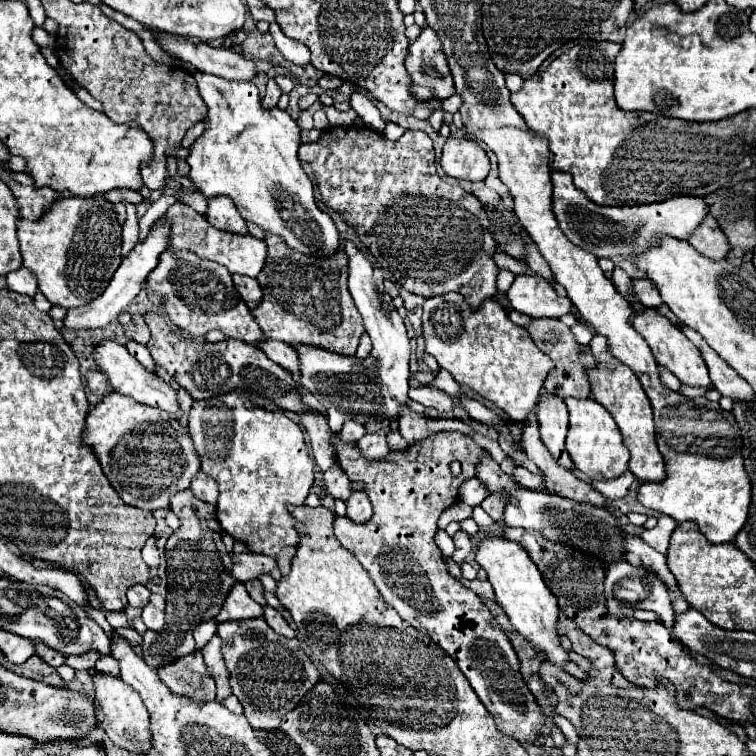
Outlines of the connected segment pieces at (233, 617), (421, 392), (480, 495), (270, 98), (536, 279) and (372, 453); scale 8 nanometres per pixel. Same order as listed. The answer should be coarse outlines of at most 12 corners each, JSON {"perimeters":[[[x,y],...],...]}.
{"perimeters":[[[242,583],[232,587],[218,623],[262,617]],[[432,385],[412,387],[408,397],[424,407],[452,411],[452,399]],[[476,477],[466,479],[458,499],[466,505],[480,505],[488,491]],[[274,79],[268,81],[262,105],[274,109],[282,91]],[[518,275],[506,295],[518,313],[562,317],[573,306],[540,275]],[[366,433],[358,441],[364,459],[382,461],[390,453],[384,435]]]}

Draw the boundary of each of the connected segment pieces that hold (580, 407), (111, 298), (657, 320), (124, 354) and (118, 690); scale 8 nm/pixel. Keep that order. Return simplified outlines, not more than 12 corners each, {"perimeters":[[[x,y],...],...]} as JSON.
{"perimeters":[[[594,399],[564,401],[566,449],[592,481],[620,477],[630,453]],[[152,229],[92,303],[68,309],[70,331],[106,327],[140,293],[168,247]],[[644,307],[632,321],[656,361],[682,383],[708,387],[700,351]],[[116,341],[94,359],[114,391],[164,411],[182,411],[178,395]],[[90,669],[102,729],[130,753],[150,749],[148,711],[120,677]]]}

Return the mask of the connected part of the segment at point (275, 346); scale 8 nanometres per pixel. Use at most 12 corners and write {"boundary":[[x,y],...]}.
{"boundary":[[264,341],[258,347],[294,377],[300,375],[300,357],[282,341]]}

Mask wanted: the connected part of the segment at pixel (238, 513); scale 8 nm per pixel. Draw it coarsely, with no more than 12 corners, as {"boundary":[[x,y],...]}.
{"boundary":[[244,393],[194,401],[216,519],[254,553],[296,547],[314,461]]}

